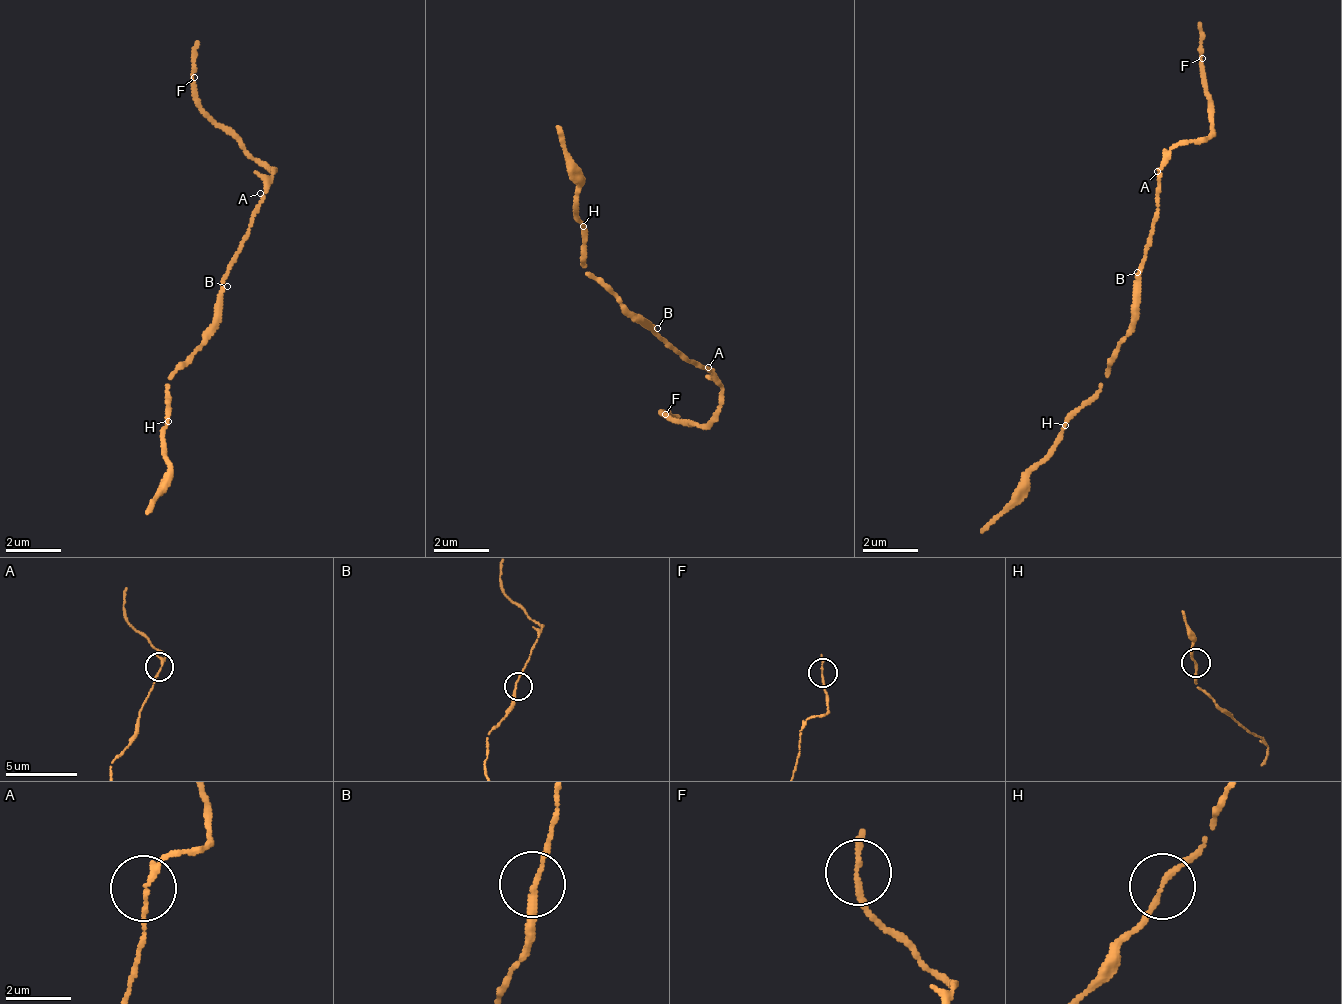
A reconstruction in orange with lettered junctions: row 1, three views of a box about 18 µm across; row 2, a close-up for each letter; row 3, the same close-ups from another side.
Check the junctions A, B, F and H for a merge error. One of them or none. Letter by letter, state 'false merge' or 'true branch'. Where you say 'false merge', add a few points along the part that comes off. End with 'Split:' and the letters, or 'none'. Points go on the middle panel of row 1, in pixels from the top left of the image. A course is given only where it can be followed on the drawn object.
A: true branch
B: true branch
F: true branch
H: true branch
Split: none

